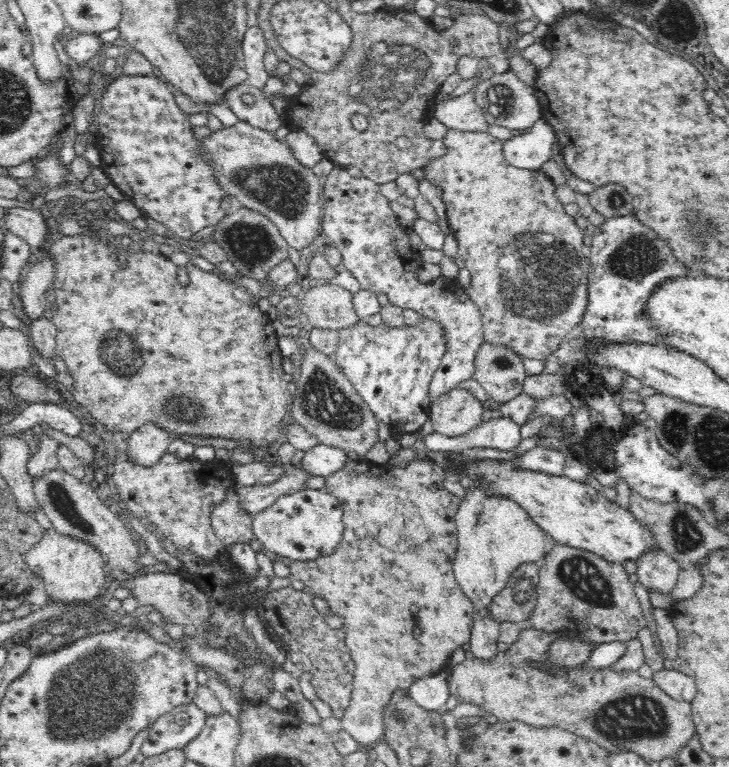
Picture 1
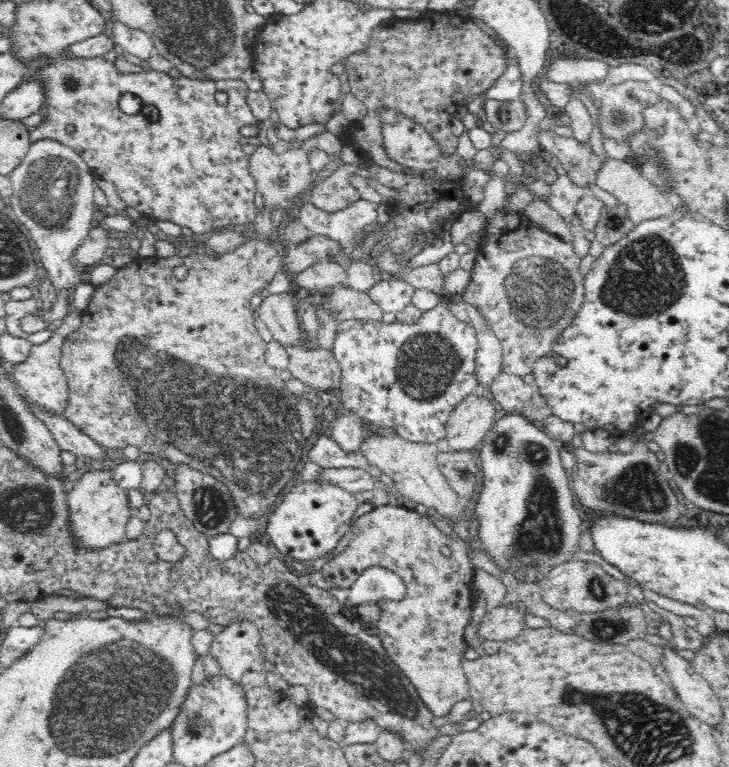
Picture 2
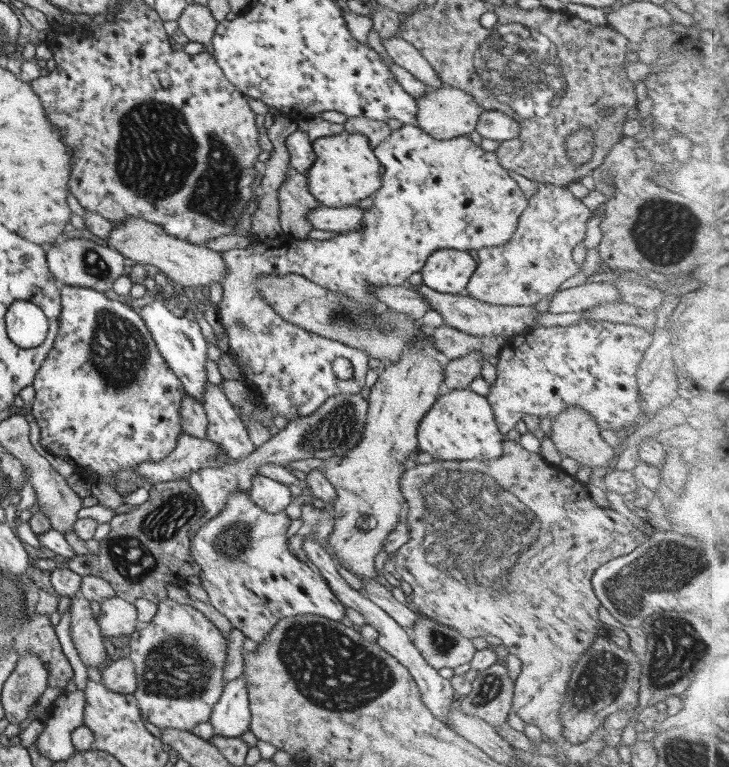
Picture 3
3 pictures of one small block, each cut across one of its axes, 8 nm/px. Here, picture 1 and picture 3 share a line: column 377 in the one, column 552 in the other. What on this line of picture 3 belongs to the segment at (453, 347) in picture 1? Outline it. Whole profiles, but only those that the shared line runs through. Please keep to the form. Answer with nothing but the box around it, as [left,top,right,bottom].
[464,182,591,306]

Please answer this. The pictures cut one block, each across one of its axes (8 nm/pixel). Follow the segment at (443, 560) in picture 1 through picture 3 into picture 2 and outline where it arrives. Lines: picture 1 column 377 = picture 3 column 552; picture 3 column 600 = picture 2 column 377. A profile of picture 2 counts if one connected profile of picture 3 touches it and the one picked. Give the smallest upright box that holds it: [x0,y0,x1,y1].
[320,504,474,717]

